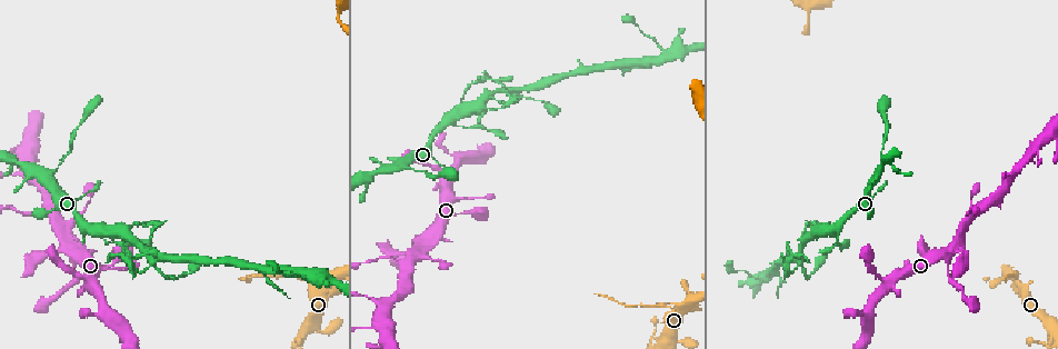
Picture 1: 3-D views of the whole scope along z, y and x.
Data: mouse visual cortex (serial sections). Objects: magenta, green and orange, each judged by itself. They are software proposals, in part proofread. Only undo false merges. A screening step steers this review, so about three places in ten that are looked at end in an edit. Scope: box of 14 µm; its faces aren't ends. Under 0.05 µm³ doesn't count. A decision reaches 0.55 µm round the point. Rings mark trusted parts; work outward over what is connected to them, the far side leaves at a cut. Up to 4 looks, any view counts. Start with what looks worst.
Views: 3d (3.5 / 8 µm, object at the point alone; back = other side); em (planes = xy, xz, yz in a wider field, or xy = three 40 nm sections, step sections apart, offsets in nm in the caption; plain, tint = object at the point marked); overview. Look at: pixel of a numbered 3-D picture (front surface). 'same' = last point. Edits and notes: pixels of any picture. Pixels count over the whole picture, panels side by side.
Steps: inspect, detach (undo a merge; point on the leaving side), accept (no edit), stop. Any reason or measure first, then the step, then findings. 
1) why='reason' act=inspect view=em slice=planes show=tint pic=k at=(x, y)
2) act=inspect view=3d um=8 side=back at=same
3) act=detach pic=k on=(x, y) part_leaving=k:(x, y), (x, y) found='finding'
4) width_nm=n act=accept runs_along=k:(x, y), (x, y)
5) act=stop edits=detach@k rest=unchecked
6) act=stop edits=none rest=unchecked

why='sharp bend' act=inspect view=3d um=3.5 side=back pic=1 at=(145, 256)

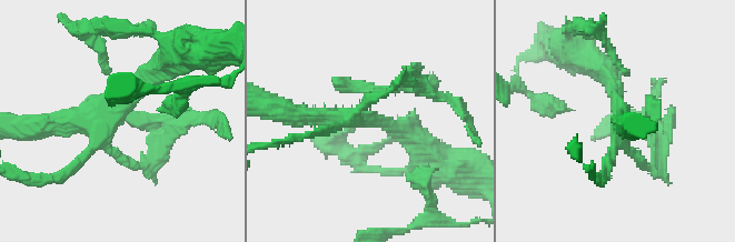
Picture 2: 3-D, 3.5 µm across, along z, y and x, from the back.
arms=4 arm_widths_nm=150,150,250,300 act=inspect view=em slice=xy step=5 show=tint pic=2 at=(114, 113)

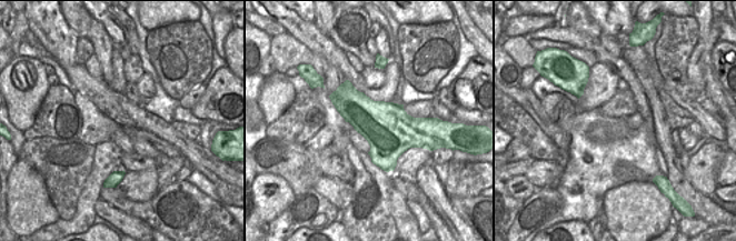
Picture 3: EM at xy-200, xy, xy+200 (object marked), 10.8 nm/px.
act=detach pic=2 on=(367, 87) part_leaving=2:(363, 107), (410, 81), (438, 94) found='two cells meet here'

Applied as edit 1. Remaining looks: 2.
why='small branch off a trunk' act=inspect view=3d um=3.5 pic=1 at=(667, 56)

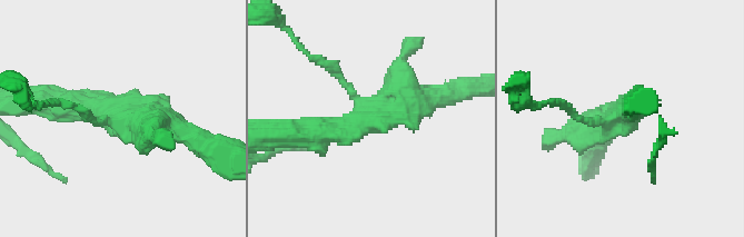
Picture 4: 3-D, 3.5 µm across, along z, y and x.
arms=4 arm_widths_nm=150,350,350,350 why='shape alone is not enough' act=inspect view=em slice=xy step=3 show=tint pic=4 at=(619, 119)

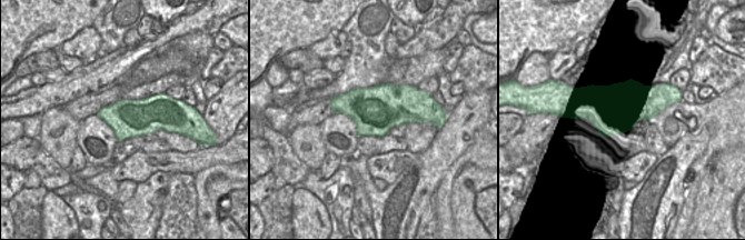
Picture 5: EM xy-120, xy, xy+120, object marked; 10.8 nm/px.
act=accept found='continuous, no second cell'

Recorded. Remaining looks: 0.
act=stop edits=detach@2 rest=unchecked

